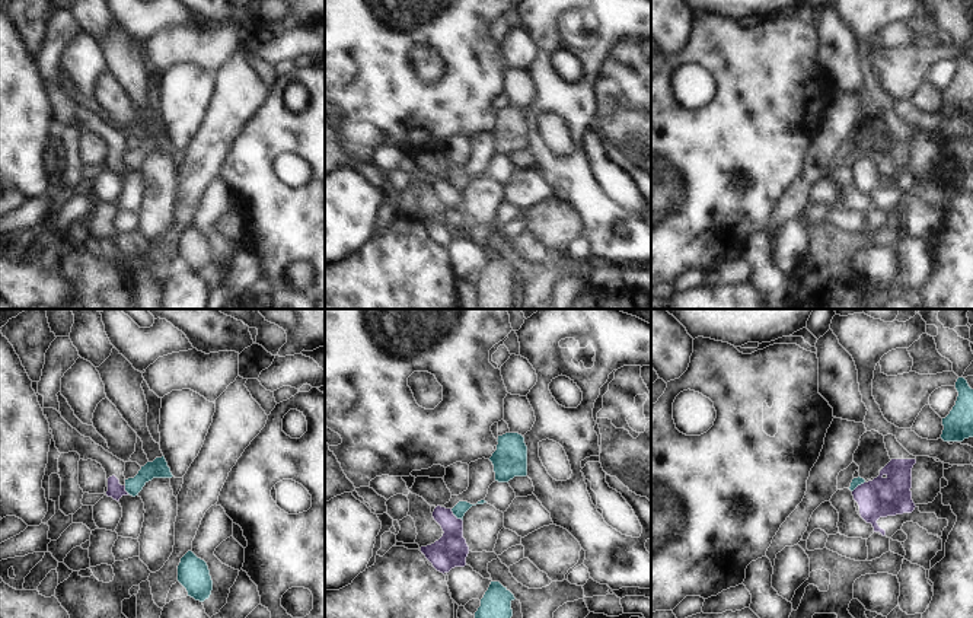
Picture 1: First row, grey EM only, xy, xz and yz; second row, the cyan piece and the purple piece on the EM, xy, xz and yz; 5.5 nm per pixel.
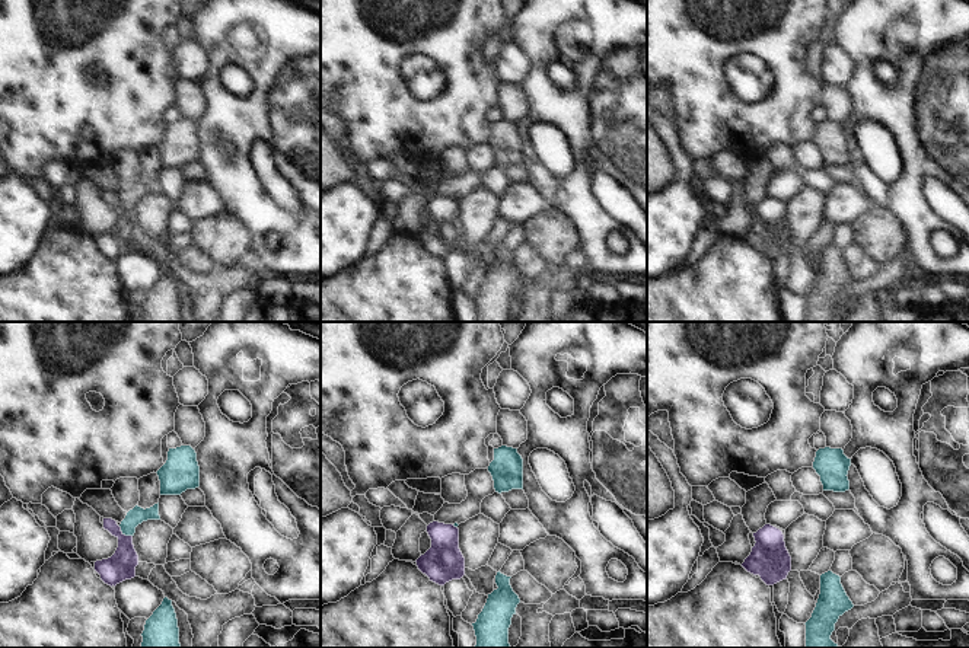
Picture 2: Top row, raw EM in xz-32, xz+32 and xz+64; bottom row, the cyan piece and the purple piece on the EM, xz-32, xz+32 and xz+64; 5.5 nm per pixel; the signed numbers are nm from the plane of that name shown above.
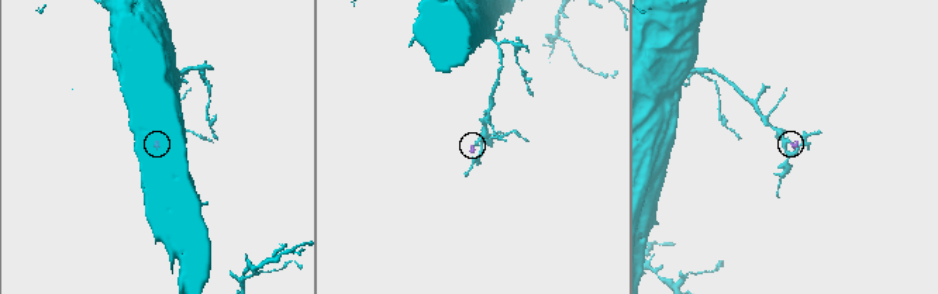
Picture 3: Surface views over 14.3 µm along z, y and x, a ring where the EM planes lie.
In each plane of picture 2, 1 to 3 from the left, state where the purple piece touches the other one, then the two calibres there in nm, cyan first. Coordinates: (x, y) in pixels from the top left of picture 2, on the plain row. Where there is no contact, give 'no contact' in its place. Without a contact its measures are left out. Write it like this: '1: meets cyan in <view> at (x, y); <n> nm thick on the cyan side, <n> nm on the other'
1: meets cyan in xz-32 at (124, 207); 90 nm thick on the cyan side, 160 nm on the other
2: meets cyan in xz+32 at (455, 200); 20 nm thick on the cyan side, 220 nm on the other
3: no contact

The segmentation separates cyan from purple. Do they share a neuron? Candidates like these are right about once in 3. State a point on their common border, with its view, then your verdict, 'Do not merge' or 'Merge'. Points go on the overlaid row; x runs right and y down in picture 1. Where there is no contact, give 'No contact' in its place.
Touches cyan at xz (456, 516). Do not merge

